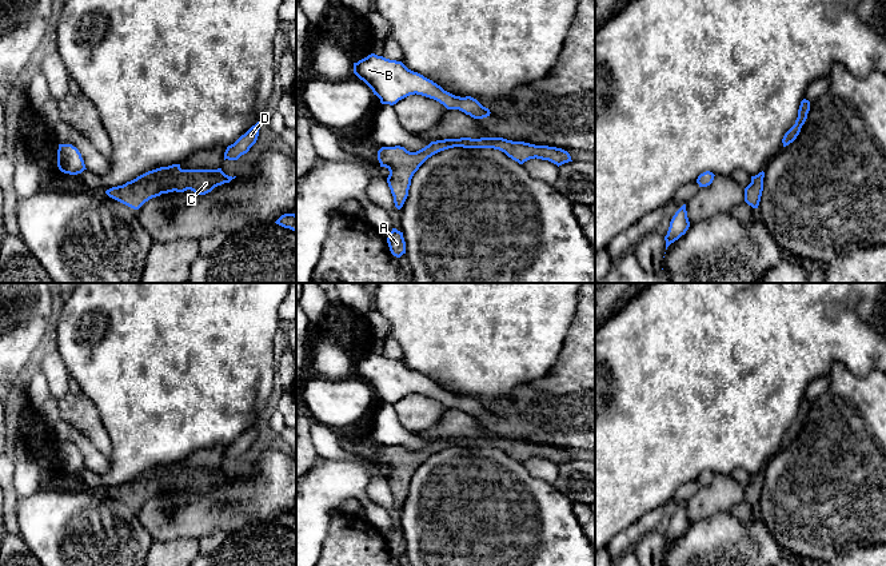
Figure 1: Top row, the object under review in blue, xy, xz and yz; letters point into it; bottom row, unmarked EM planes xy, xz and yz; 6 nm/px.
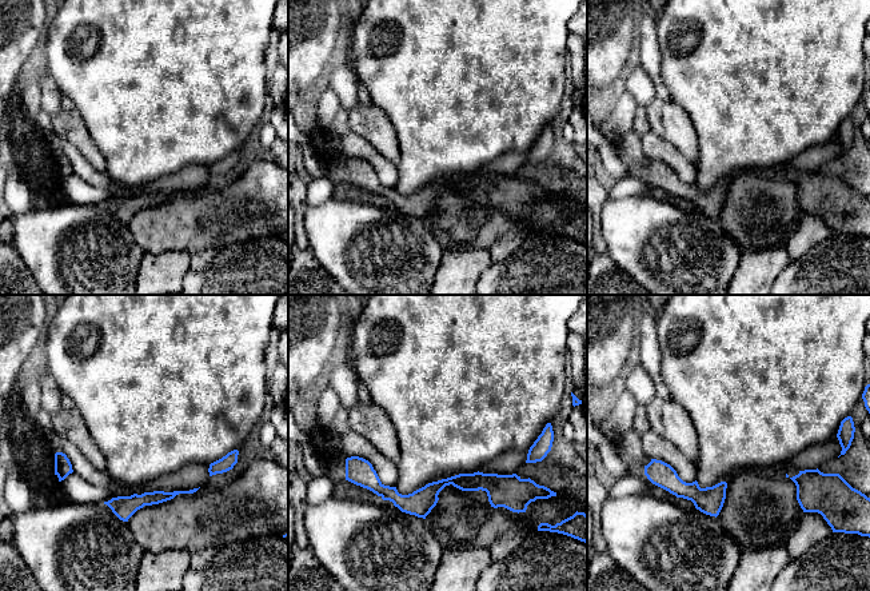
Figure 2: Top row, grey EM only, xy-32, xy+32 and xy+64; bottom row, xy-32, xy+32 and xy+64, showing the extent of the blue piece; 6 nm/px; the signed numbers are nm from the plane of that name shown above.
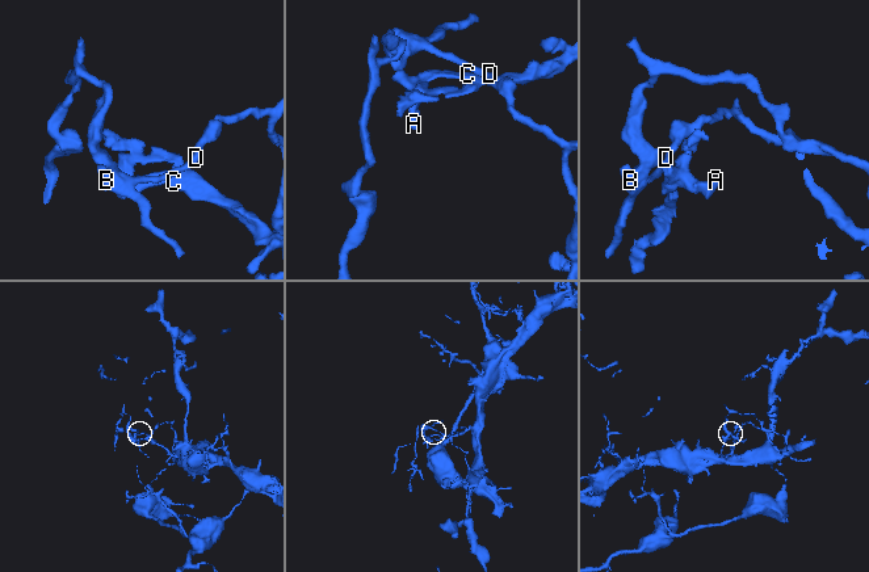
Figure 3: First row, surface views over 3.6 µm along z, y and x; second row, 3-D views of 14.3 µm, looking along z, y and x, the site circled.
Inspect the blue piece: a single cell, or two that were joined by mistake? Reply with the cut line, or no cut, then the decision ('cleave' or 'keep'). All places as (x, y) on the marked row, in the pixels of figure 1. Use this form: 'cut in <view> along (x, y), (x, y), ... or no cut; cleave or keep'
cut in xy along (136, 178), (151, 187), (152, 196); cleave

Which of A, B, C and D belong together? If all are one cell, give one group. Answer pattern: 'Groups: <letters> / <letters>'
Groups: A B D / C

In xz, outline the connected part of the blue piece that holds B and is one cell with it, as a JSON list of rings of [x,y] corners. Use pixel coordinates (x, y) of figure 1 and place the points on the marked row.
[[[375,53],[354,63],[354,73],[372,89],[382,104],[394,105],[416,93],[439,101],[447,109],[459,109],[474,119],[483,119],[491,113],[476,99],[455,96],[432,80],[408,69],[402,61]]]

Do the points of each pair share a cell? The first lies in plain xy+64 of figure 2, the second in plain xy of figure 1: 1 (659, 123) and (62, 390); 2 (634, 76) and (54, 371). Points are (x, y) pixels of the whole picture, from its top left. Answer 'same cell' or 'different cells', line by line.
1: different cells
2: same cell

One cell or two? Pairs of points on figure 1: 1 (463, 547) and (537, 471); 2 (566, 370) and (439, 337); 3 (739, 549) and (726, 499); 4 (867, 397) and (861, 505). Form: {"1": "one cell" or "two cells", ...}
{"1": "two cells", "2": "two cells", "3": "two cells", "4": "one cell"}

